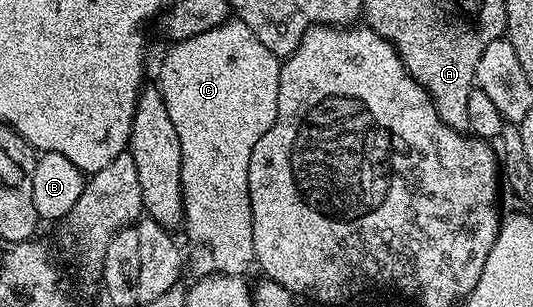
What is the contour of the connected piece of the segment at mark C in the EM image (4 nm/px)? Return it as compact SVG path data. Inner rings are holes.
M227 20L216 28L206 32L200 32L200 36L192 36L183 42L173 43L169 47L171 50L162 58L162 82L160 89L162 99L168 108L168 116L172 116L172 124L176 128L176 136L180 136L180 156L182 157L182 167L180 168L180 180L182 181L182 220L186 238L190 241L190 254L188 250L188 266L195 270L195 275L233 274L245 275L245 270L249 266L255 265L254 245L252 244L252 204L250 203L250 193L248 192L248 160L252 156L252 148L256 148L256 140L272 128L272 124L278 115L278 93L280 92L280 72L282 71L280 59L248 28L248 24L237 20Z

